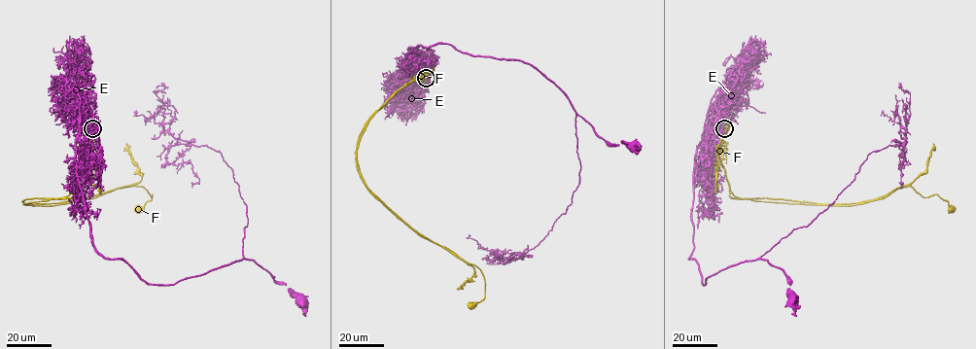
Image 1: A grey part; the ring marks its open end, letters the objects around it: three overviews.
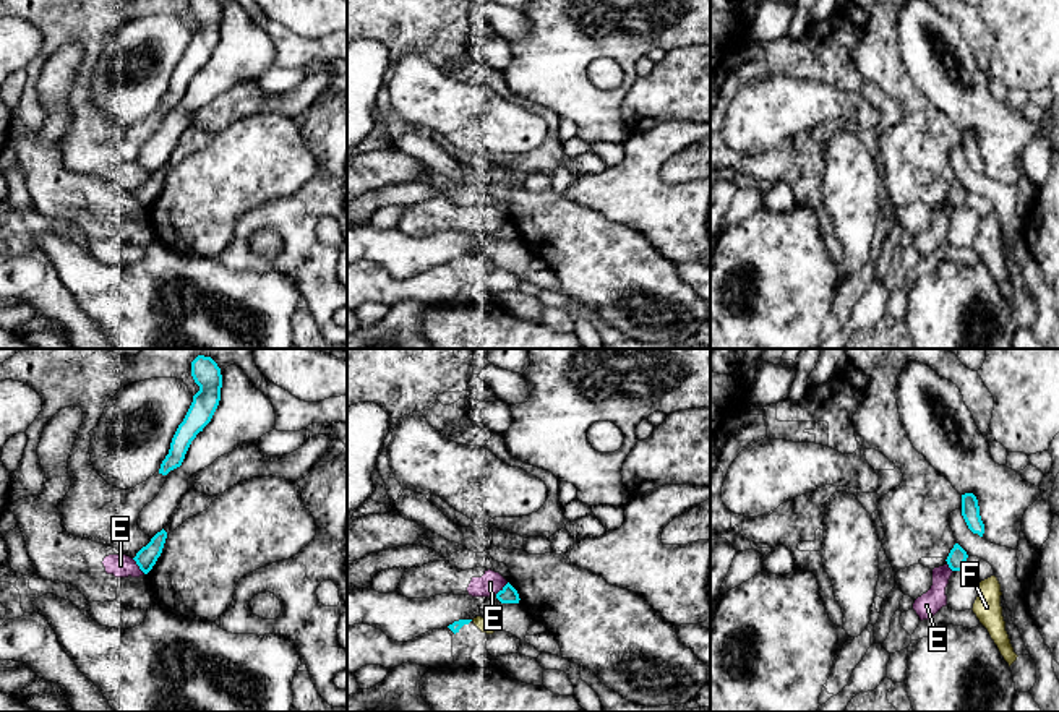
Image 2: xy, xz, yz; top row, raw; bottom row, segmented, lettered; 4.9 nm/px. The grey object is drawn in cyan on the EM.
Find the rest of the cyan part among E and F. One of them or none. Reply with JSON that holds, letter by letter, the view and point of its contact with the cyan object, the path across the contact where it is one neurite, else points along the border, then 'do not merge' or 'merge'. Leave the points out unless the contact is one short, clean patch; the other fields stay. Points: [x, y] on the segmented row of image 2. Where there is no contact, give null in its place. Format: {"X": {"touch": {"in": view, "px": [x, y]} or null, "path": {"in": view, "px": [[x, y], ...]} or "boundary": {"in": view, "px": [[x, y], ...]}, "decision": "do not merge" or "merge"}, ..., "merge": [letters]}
{"E": {"touch": {"in": "xy", "px": [138, 565]}, "decision": "do not merge"}, "F": {"touch": null, "decision": "merge"}, "merge": ["F"]}

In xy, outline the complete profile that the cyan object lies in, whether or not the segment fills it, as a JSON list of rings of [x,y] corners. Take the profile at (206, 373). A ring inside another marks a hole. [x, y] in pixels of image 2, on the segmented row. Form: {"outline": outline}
{"outline": [[[198,355],[191,362],[191,376],[199,391],[193,396],[193,402],[172,438],[169,454],[159,469],[162,475],[182,465],[191,441],[211,422],[221,401],[222,375],[211,357]]]}

